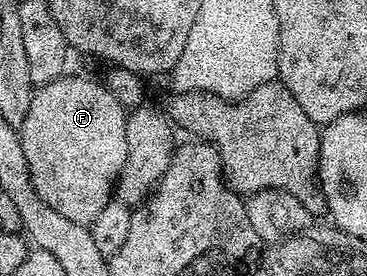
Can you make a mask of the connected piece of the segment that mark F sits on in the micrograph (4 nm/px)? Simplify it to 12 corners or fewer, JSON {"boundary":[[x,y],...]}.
{"boundary":[[100,80],[42,84],[18,128],[41,201],[90,225],[128,112]]}

